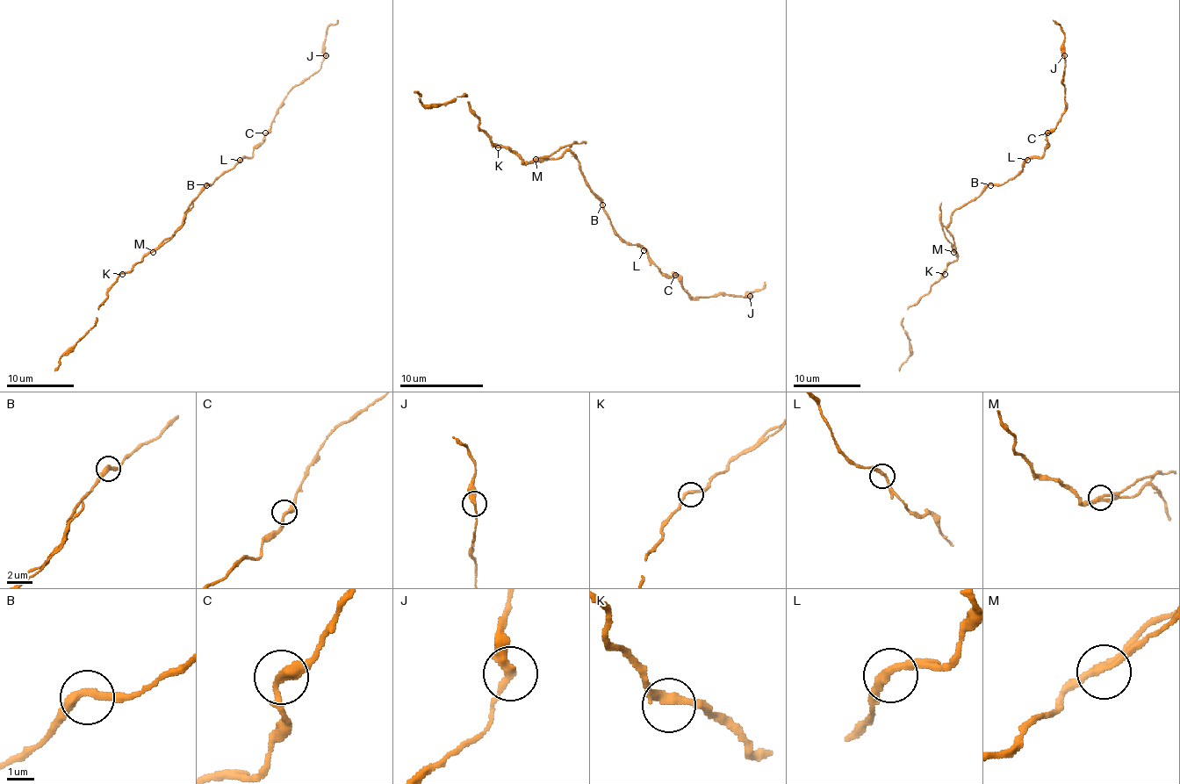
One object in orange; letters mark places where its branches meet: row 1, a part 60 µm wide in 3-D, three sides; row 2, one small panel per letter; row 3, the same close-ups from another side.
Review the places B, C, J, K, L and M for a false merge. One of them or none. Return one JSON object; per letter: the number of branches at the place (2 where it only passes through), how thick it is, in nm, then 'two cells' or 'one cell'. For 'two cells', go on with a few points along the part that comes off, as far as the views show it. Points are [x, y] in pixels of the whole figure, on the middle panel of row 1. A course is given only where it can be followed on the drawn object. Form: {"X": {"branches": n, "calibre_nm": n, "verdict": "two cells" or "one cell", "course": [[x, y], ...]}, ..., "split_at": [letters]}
{"B": {"branches": 2, "calibre_nm": 280, "verdict": "one cell"}, "C": {"branches": 2, "calibre_nm": 320, "verdict": "one cell"}, "J": {"branches": 2, "calibre_nm": 300, "verdict": "one cell"}, "K": {"branches": 2, "calibre_nm": 280, "verdict": "one cell"}, "L": {"branches": 2, "calibre_nm": 280, "verdict": "one cell"}, "M": {"branches": 2, "calibre_nm": 280, "verdict": "two cells", "course": [[536, 158], [548, 158], [558, 147], [586, 144]]}, "split_at": ["M"]}

